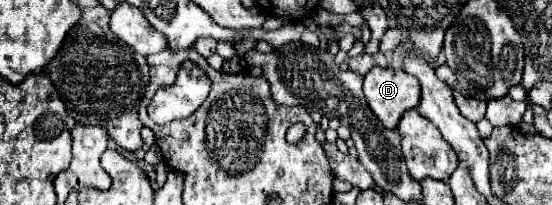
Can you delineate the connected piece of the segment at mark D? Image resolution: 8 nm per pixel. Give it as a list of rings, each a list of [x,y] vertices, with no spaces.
[[[374,67],[364,77],[364,97],[386,129],[396,129],[404,111],[420,101],[418,79],[402,69]]]

